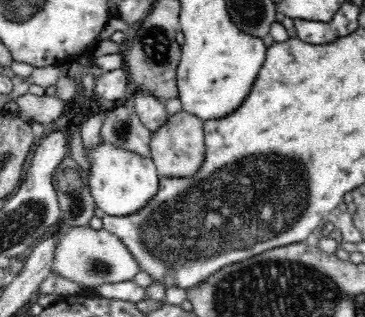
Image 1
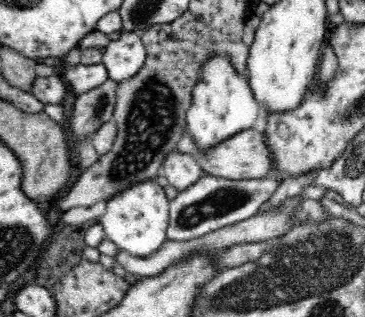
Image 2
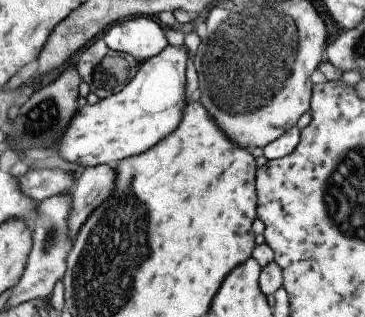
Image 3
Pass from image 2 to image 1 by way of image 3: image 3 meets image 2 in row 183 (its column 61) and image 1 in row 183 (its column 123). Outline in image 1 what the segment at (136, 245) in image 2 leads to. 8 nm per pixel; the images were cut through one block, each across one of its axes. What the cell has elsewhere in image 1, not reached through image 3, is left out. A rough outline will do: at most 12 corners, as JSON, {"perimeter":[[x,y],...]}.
{"perimeter":[[108,140],[84,148],[88,190],[106,216],[156,196],[152,158]]}

